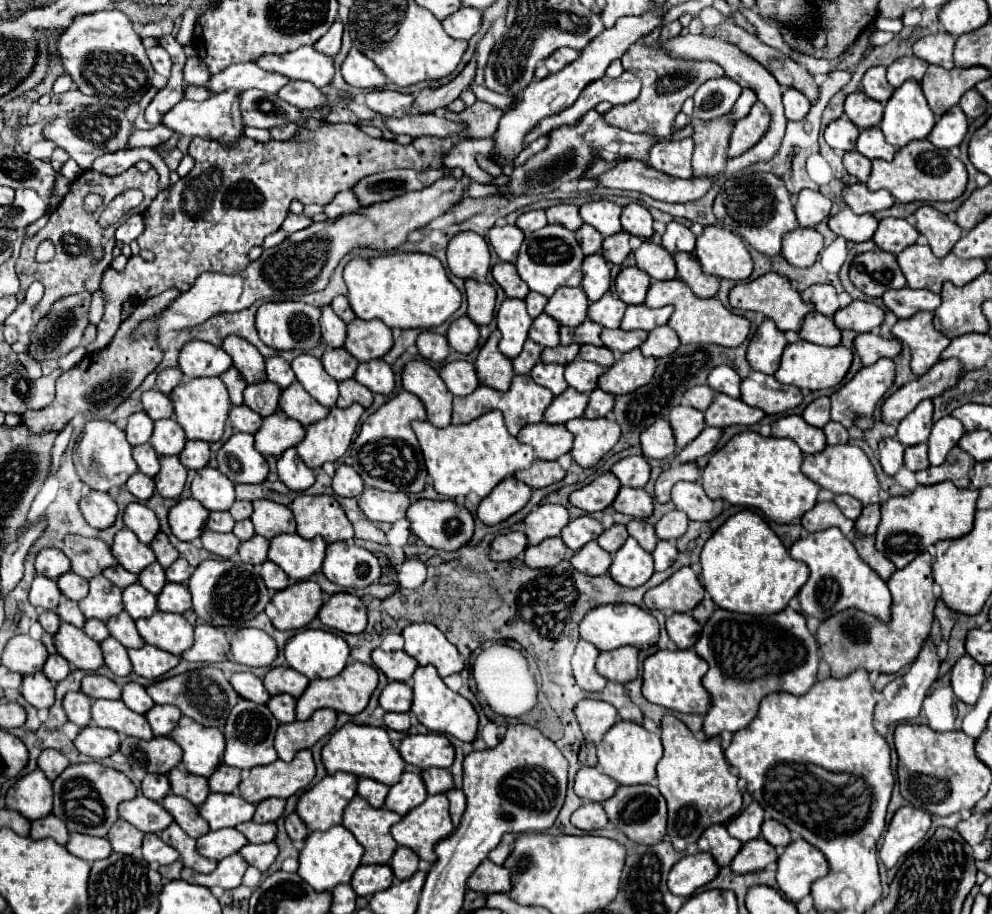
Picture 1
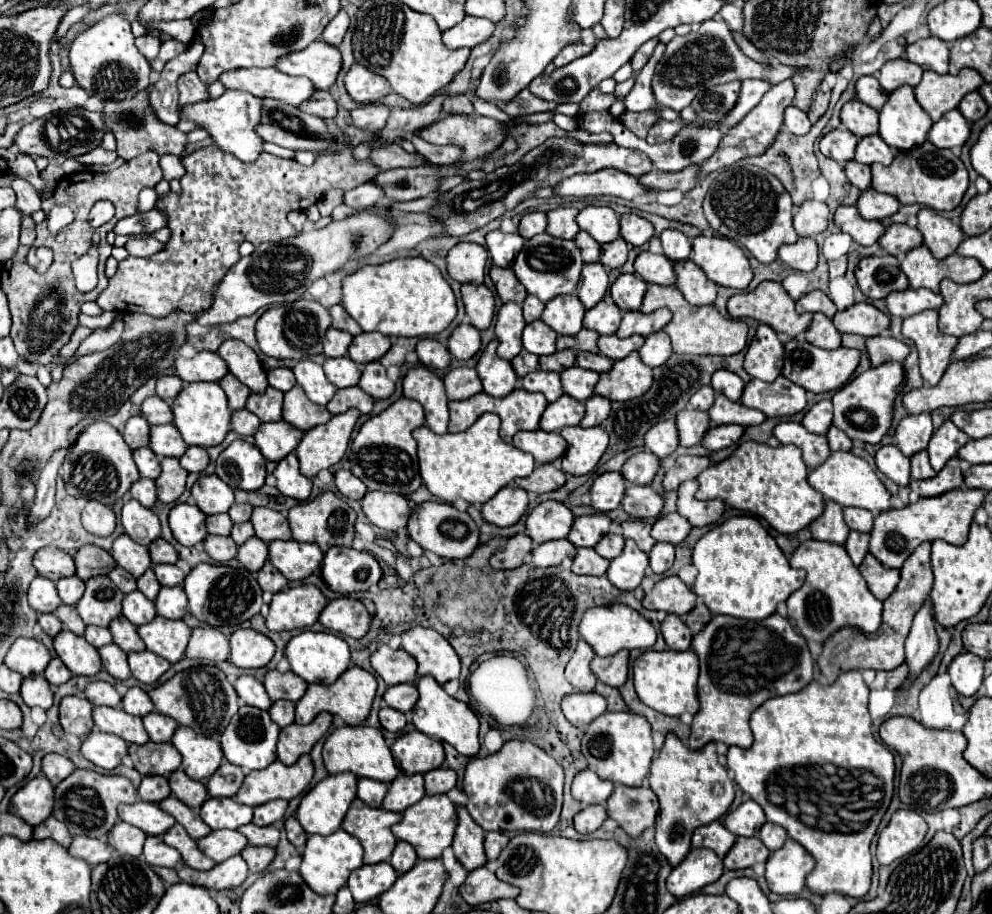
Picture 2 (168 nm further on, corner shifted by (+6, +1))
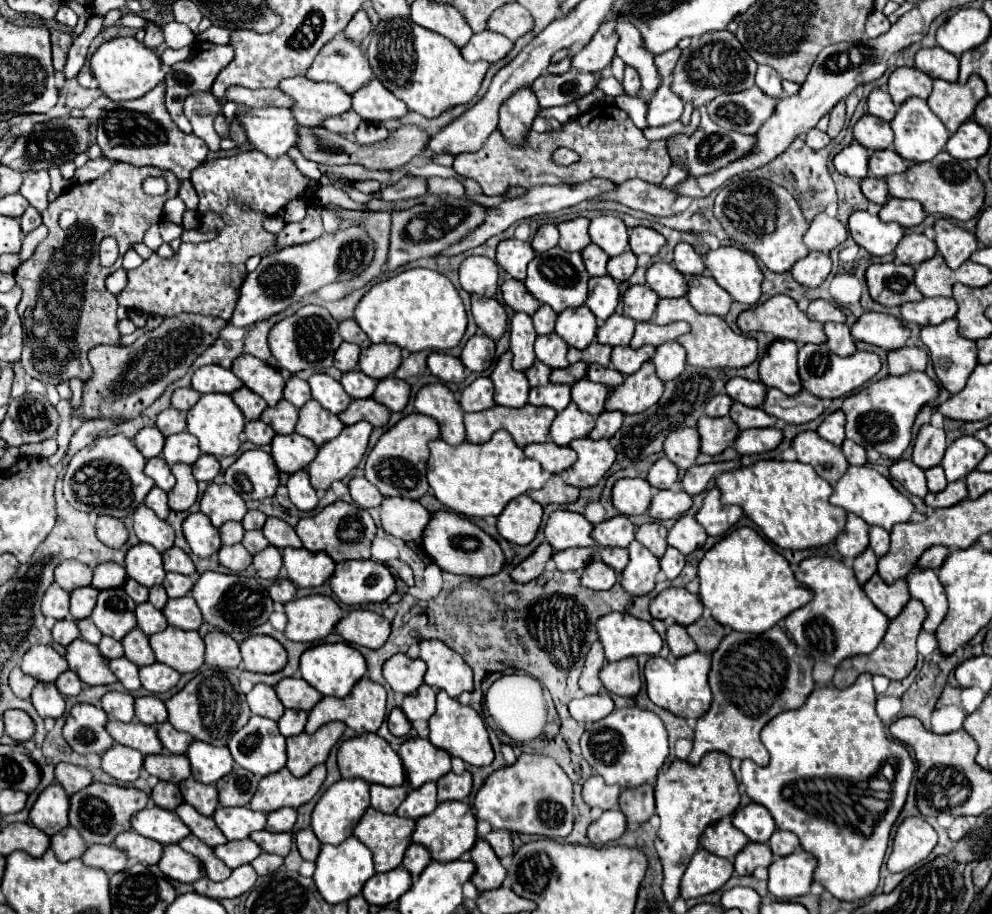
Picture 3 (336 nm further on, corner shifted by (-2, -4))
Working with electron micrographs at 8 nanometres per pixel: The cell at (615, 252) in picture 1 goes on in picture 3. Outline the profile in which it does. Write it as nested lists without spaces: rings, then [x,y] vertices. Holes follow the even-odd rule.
[[[625,250],[623,254],[609,258],[609,262],[607,262],[607,274],[619,282],[629,280],[629,276],[635,272],[635,268],[637,268],[637,256],[631,250]]]

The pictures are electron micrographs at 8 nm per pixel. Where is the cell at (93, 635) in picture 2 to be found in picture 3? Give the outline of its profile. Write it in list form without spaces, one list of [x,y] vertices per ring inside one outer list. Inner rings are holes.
[[[103,636],[101,642],[97,644],[97,648],[99,648],[99,652],[101,652],[105,658],[109,658],[109,660],[123,656],[123,646],[121,646],[121,642],[115,640],[115,638],[111,638],[111,636]]]

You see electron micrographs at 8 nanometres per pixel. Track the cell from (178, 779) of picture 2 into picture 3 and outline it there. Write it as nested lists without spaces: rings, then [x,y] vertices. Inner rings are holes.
[[[187,778],[179,784],[179,790],[183,794],[183,800],[191,804],[199,814],[213,816],[219,800],[217,800],[217,788],[215,784],[199,784],[193,778]]]

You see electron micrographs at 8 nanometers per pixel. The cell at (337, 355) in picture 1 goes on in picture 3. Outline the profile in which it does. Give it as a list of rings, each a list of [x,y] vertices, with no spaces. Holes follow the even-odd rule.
[[[361,370],[345,372],[339,382],[341,382],[341,386],[345,388],[345,392],[351,398],[371,398],[373,396],[373,390],[375,390],[375,384],[377,384],[377,380],[369,378]]]

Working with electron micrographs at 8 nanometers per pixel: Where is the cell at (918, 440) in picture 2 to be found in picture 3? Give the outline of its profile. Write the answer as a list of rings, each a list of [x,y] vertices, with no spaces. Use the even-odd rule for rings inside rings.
[[[923,424],[913,444],[913,462],[923,470],[933,468],[941,464],[945,448],[947,448],[947,438],[943,428]]]

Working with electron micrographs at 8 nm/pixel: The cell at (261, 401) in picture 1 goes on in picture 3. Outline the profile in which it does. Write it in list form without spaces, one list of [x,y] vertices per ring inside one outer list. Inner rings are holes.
[[[283,398],[277,406],[265,408],[261,420],[269,424],[277,434],[291,434],[297,424],[297,408]]]

